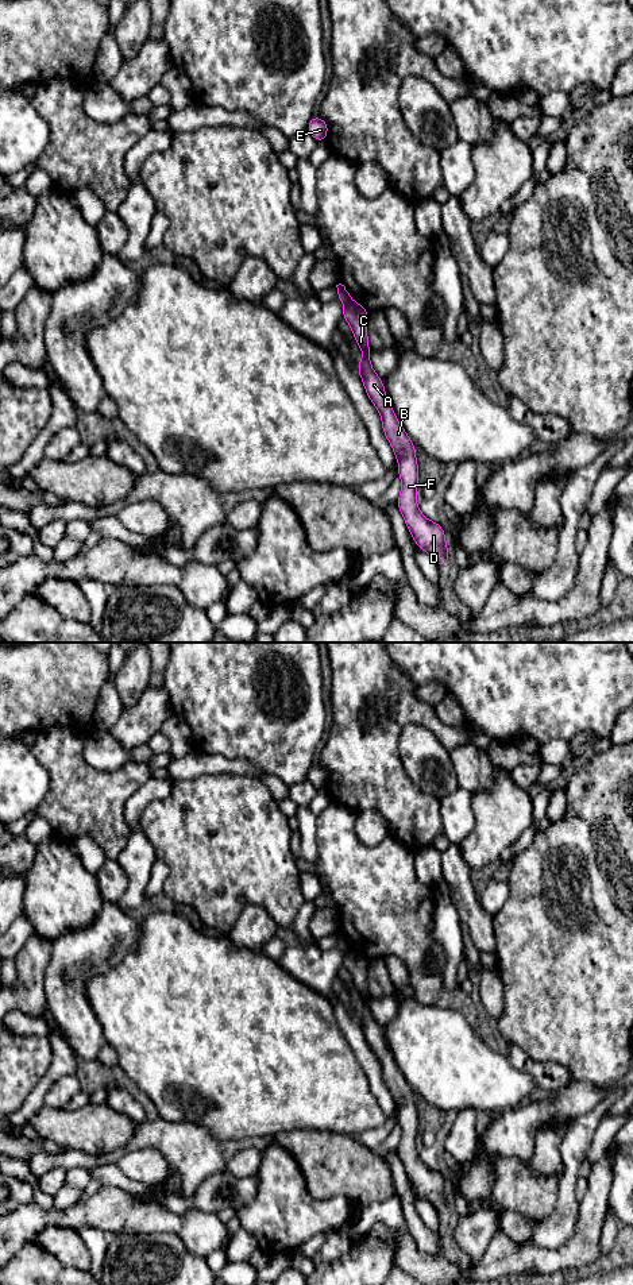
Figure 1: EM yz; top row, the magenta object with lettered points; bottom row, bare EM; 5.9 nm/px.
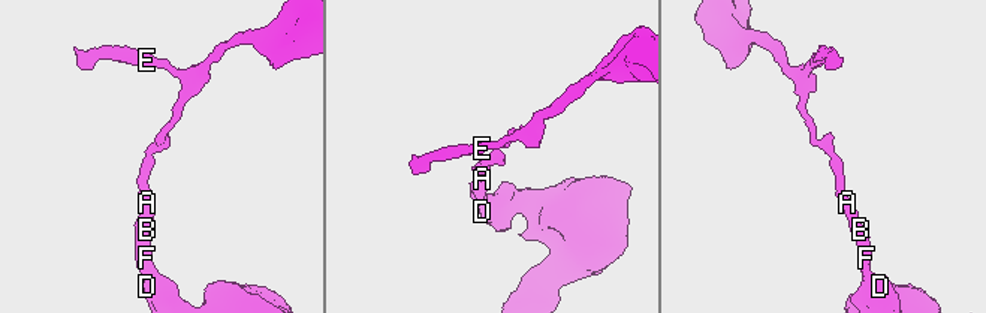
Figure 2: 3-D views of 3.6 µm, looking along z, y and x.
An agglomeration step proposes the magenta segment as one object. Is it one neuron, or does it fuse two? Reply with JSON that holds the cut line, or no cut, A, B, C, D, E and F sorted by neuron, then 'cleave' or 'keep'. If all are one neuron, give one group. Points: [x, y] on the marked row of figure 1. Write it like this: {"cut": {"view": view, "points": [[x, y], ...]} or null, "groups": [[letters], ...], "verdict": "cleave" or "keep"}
{"cut": {"view": "yz", "points": [[350, 298], [346, 304]]}, "groups": [["A", "B", "C", "D", "F"], ["E"]], "verdict": "cleave"}

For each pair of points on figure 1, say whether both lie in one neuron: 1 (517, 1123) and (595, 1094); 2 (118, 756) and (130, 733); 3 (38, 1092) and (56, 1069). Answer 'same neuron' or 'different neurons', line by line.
1: same neuron
2: different neurons
3: same neuron

